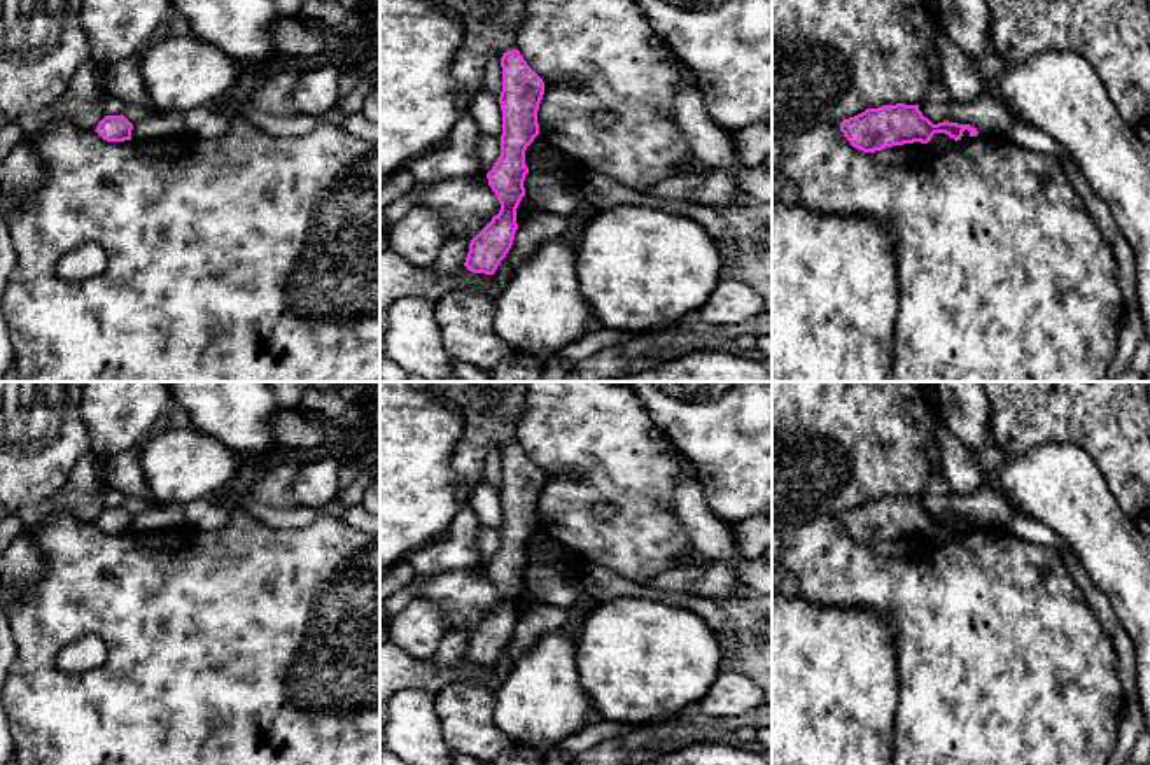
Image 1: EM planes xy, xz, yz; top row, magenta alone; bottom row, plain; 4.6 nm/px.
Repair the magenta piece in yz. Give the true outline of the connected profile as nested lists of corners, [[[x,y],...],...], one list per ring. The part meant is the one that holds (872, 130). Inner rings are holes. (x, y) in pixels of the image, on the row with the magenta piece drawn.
[[[905,103],[866,109],[840,123],[844,137],[852,147],[863,152],[875,152],[886,147],[914,142],[928,144],[935,133],[945,133],[957,142],[964,130],[970,131],[970,137],[978,135],[977,128],[970,124],[949,121],[933,124],[922,116],[919,105]]]

